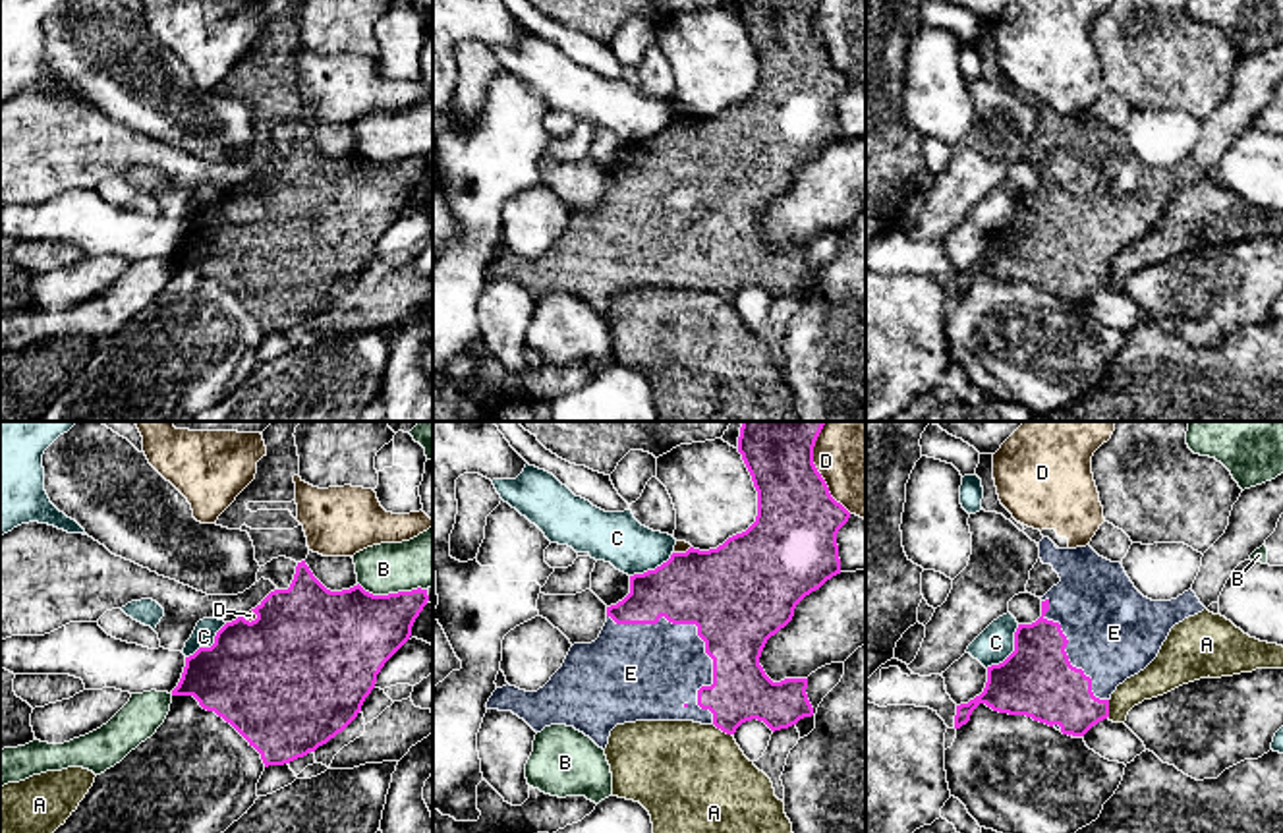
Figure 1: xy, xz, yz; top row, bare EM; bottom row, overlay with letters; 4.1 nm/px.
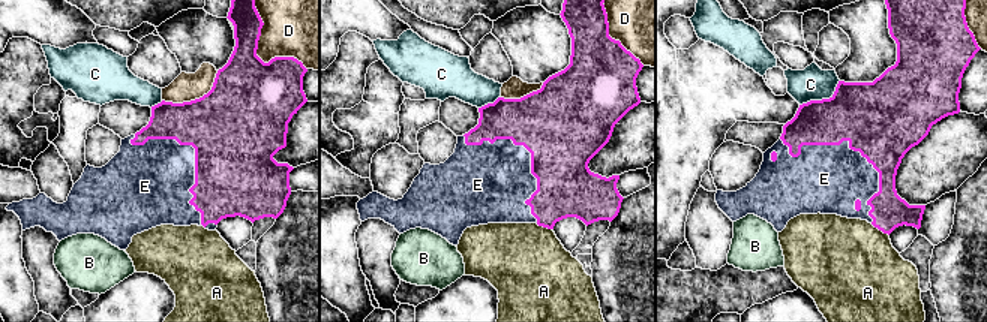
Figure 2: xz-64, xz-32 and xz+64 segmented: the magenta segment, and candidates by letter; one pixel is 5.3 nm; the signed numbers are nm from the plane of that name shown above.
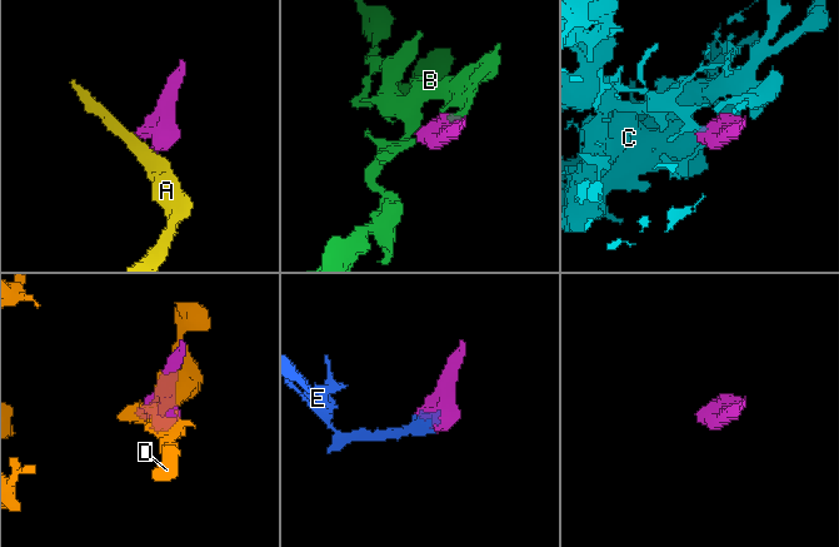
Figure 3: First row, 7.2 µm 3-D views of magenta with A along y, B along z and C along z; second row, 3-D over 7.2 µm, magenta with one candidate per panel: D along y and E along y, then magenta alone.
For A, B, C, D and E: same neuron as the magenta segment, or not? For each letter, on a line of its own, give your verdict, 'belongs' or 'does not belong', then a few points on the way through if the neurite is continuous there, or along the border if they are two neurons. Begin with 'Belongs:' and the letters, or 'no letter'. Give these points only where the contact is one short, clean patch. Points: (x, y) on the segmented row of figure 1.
Belongs: E
A: does not belong
B: does not belong
C: does not belong; border along yz (1019, 625), (1013, 636), (1013, 650), (1001, 661), (986, 667)
D: does not belong
E: belongs

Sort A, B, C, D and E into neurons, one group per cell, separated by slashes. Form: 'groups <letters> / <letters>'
groups A / B / C / D / E

